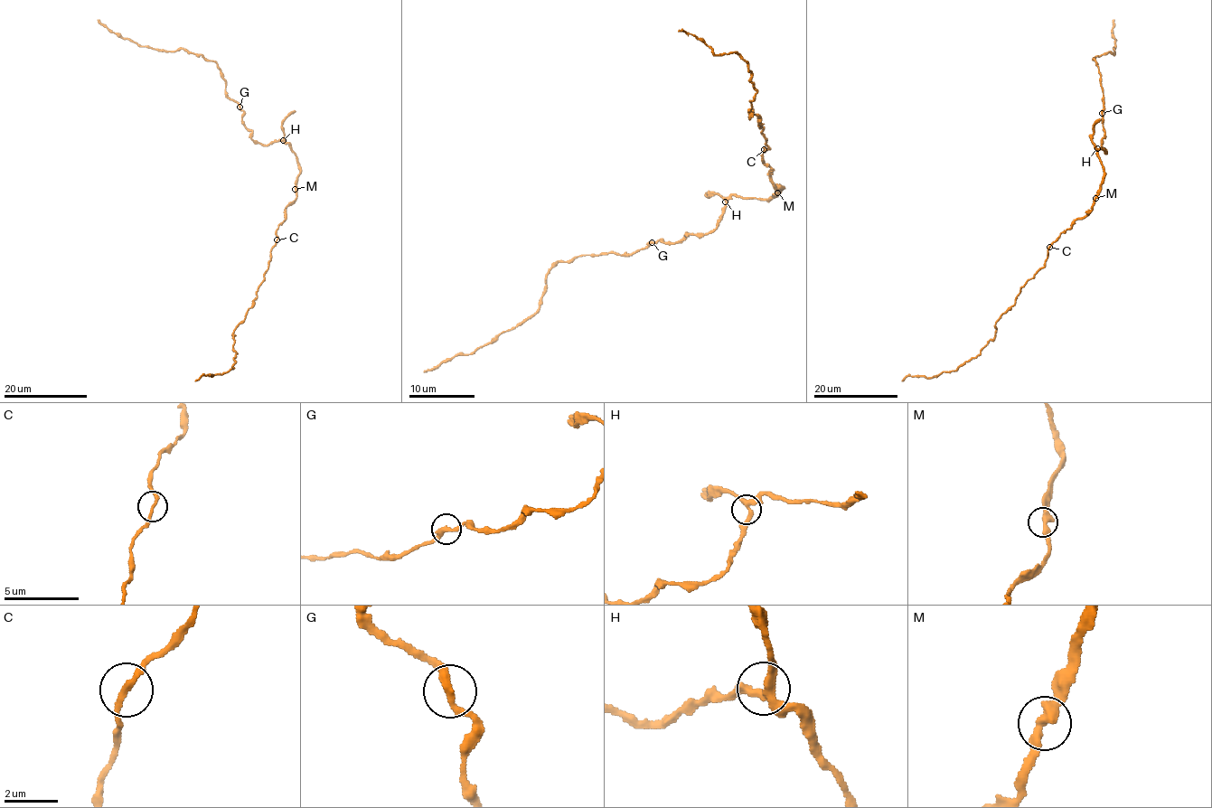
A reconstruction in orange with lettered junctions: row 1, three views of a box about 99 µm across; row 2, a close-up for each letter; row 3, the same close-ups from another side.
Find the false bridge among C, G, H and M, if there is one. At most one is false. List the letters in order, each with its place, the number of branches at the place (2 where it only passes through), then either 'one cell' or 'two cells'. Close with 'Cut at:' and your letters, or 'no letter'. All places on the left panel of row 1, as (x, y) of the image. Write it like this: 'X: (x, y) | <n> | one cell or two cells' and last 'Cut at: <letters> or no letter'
C: (277, 239) | 2 | one cell
G: (239, 107) | 2 | one cell
H: (283, 140) | 4 | one cell
M: (295, 189) | 2 | one cell
Cut at: no letter

